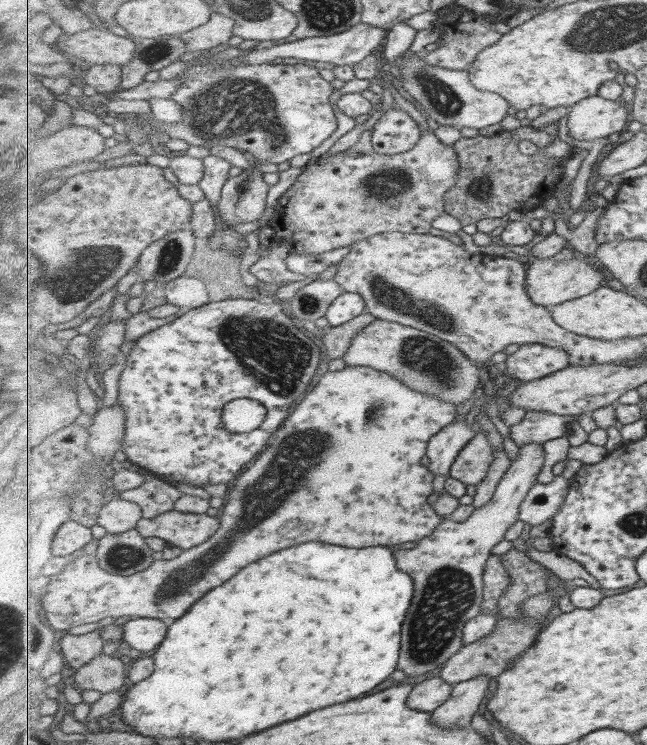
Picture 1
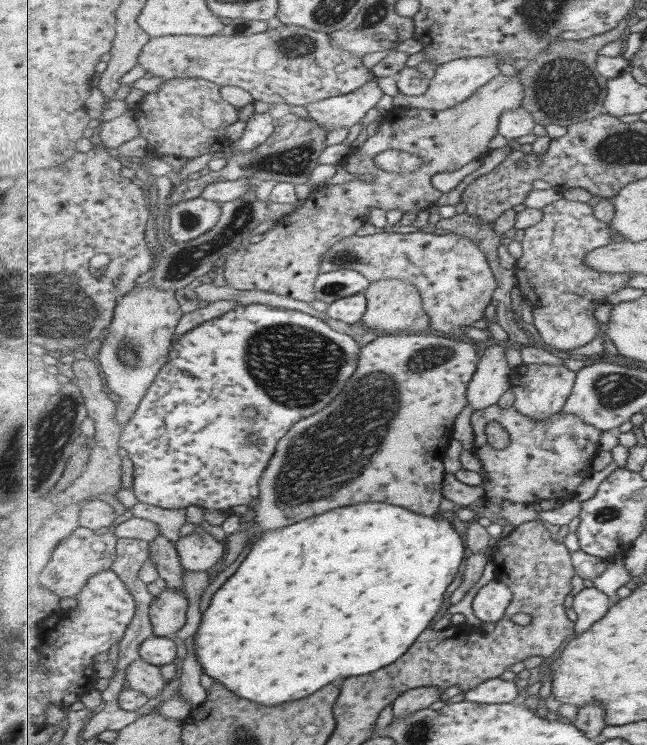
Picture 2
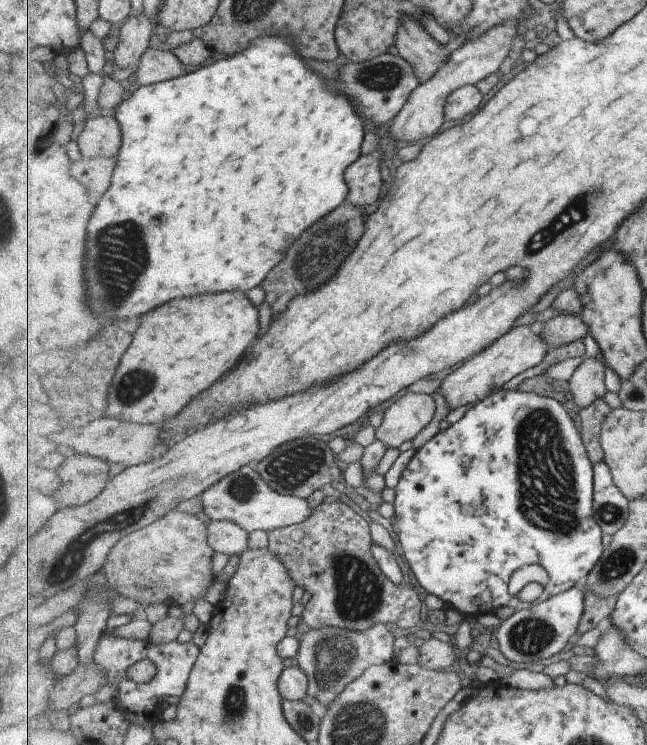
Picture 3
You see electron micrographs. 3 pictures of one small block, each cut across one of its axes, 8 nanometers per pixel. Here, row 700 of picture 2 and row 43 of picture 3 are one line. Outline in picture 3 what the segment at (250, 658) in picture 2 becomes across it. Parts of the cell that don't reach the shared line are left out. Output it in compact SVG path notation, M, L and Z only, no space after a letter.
M283 35L283 38L265 38L251 44L245 52L227 56L213 64L201 66L197 71L185 73L160 83L143 85L121 102L114 112L114 117L122 127L122 143L117 154L115 170L112 174L113 184L97 200L96 207L89 219L89 236L87 236L87 306L93 308L101 324L113 320L131 320L135 316L147 314L175 298L191 298L197 294L217 294L229 290L249 292L255 286L261 287L267 274L279 264L287 248L301 238L317 220L327 216L346 202L349 187L345 171L361 156L361 144L367 132L363 119L356 111L354 104L343 94L333 96L325 80L309 70L305 62L295 54L294 36Z

